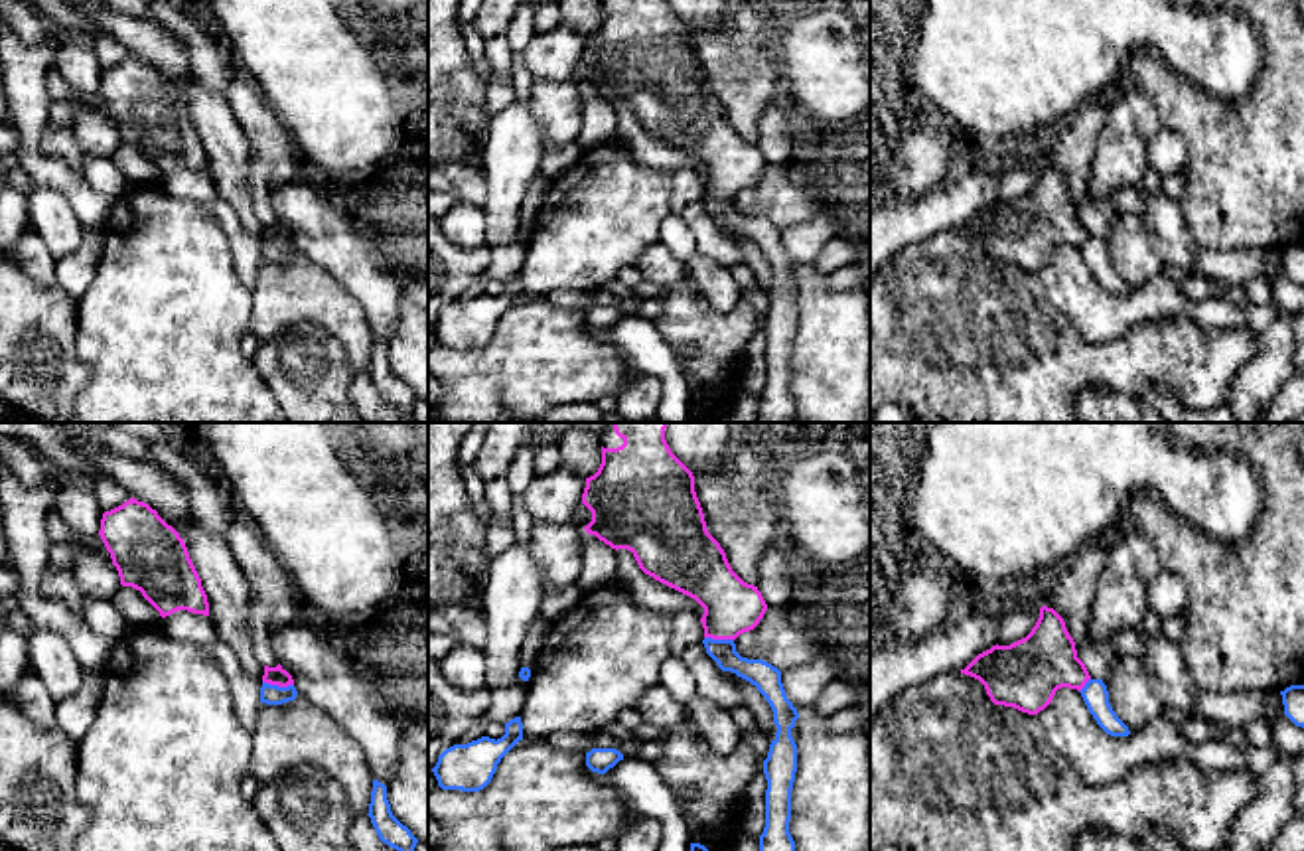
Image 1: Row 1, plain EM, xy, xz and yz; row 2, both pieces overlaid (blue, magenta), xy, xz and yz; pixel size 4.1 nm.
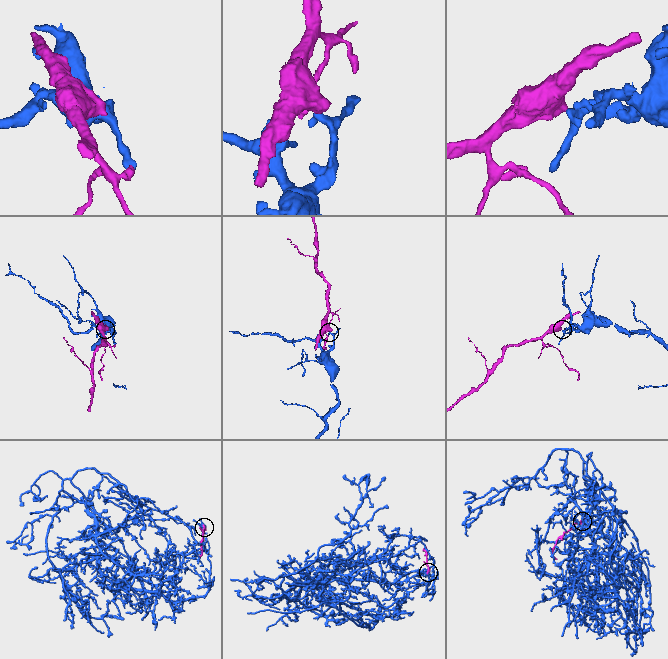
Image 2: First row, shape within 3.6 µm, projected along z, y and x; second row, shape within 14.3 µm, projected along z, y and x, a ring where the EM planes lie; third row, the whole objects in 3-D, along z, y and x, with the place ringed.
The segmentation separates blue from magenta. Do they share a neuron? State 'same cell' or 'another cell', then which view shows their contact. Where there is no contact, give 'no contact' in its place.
another cell | xy

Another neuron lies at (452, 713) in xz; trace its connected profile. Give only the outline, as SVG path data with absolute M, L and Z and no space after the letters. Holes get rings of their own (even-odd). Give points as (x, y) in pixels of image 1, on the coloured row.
M428 658L428 770L438 762L438 756L458 744L475 721L487 711L489 693L466 693L446 681L438 659Z

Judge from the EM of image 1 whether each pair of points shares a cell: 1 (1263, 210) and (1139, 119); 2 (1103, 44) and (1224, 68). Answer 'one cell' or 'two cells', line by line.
1: two cells
2: one cell

